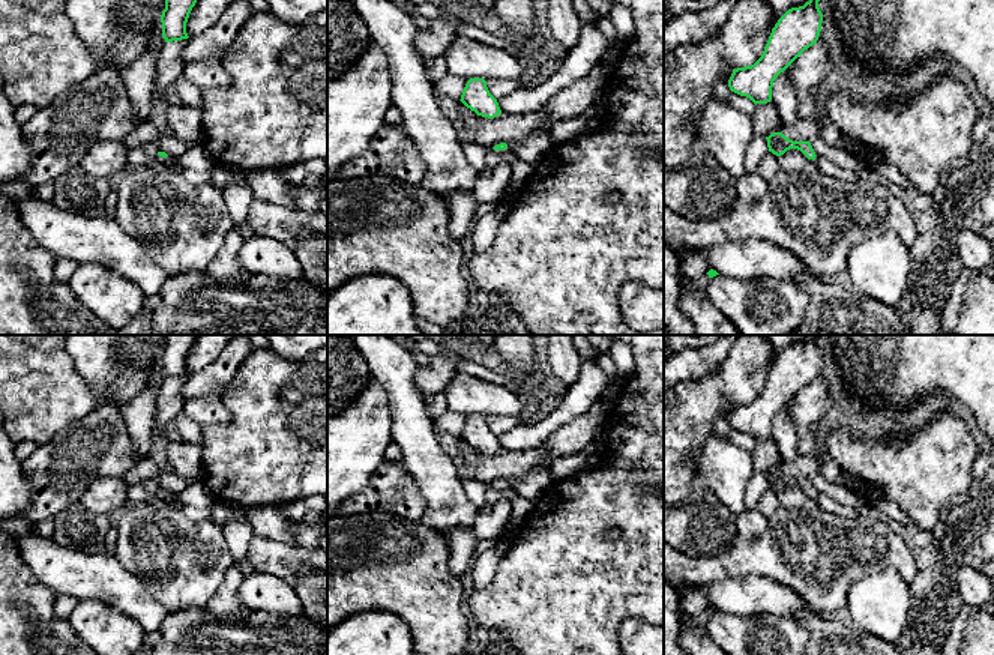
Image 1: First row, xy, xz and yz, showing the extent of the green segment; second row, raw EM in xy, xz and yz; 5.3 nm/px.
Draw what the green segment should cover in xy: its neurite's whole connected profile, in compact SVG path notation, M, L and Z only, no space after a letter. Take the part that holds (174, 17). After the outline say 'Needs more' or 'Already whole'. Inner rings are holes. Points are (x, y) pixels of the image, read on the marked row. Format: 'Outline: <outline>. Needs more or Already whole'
Outline: M165 0L161 15L165 42L188 39L186 23L197 0Z. Already whole

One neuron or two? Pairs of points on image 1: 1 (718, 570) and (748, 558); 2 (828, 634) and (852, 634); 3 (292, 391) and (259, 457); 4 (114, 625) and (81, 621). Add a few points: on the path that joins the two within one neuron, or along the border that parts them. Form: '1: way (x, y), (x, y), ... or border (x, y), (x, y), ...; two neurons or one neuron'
1: way (725, 565), (740, 559); one neuron
2: way (834, 634), (846, 634); one neuron
3: way (292, 407), (292, 424), (275, 440); one neuron
4: way (107, 625), (89, 622); one neuron

